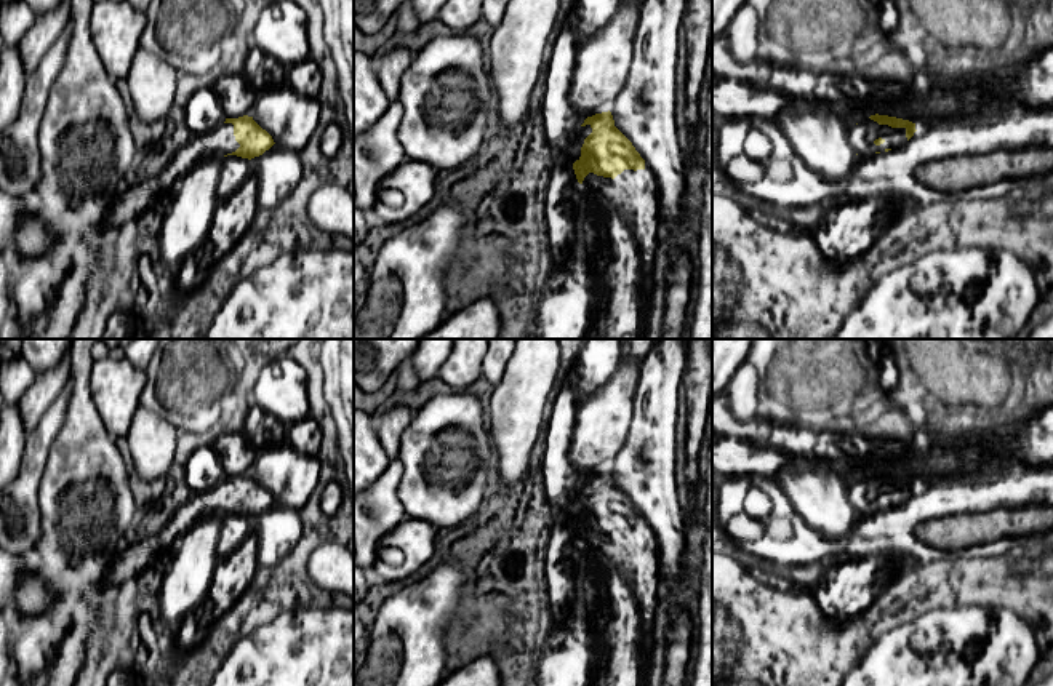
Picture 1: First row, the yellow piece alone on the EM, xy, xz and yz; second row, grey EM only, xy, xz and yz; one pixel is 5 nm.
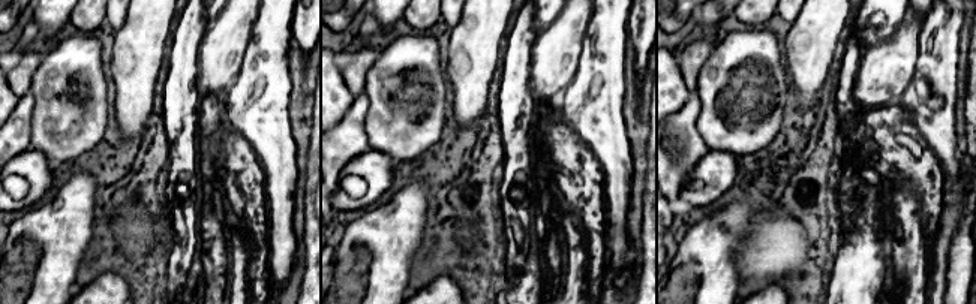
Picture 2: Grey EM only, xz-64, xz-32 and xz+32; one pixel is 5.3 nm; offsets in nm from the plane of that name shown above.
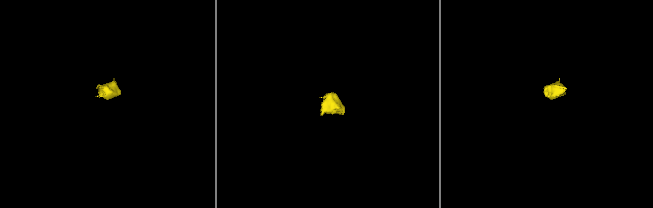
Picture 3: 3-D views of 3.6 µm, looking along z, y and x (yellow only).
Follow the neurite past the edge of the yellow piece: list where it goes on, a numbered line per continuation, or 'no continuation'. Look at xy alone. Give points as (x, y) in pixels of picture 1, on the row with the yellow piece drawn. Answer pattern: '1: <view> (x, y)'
1: xy (141, 195)

